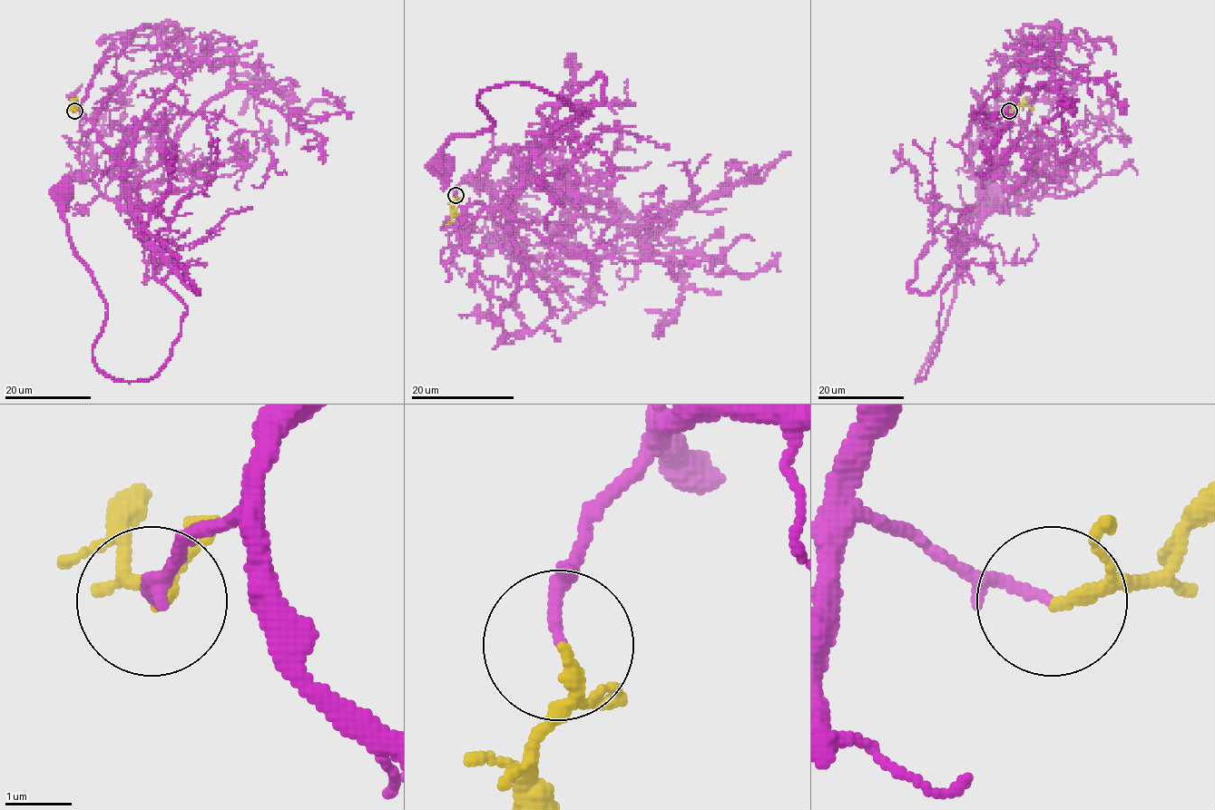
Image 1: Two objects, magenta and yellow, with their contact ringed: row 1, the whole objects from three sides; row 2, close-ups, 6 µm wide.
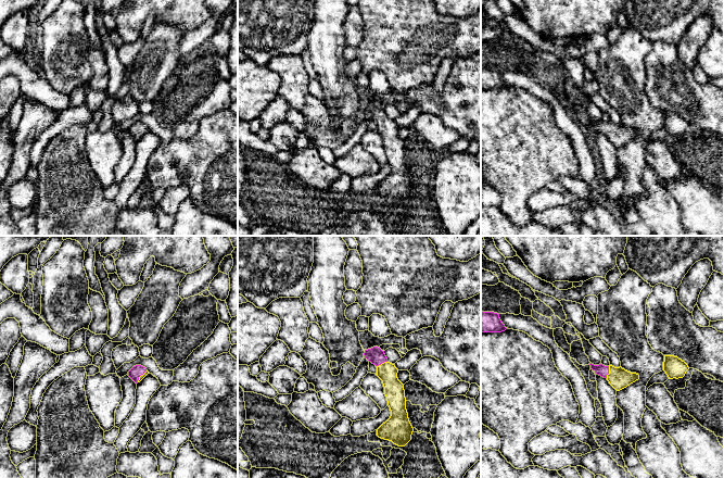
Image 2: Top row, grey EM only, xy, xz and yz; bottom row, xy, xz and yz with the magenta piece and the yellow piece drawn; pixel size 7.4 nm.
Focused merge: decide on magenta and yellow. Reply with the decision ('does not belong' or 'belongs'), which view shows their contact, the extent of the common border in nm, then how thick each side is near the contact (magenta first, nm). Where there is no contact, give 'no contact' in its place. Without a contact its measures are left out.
belongs | yz | 90 nm | 90/160 nm

